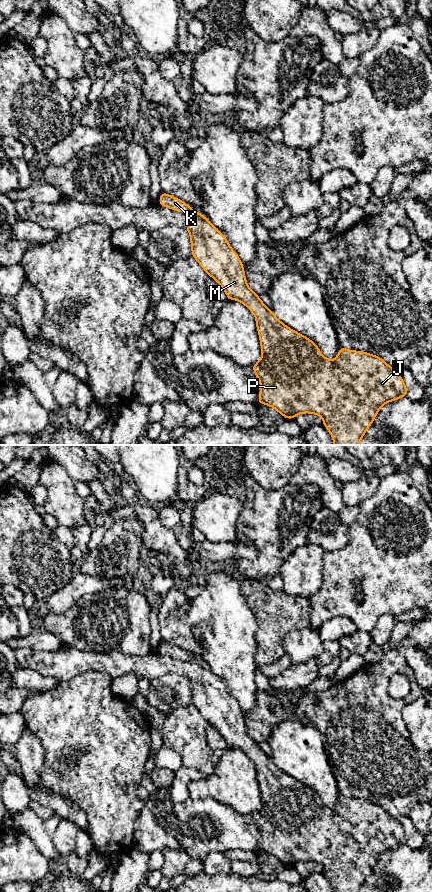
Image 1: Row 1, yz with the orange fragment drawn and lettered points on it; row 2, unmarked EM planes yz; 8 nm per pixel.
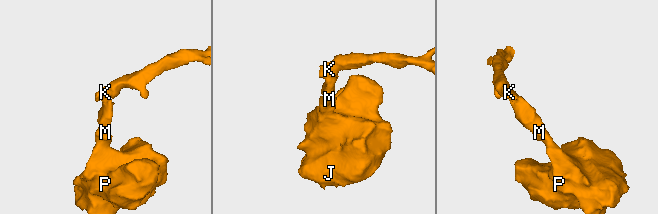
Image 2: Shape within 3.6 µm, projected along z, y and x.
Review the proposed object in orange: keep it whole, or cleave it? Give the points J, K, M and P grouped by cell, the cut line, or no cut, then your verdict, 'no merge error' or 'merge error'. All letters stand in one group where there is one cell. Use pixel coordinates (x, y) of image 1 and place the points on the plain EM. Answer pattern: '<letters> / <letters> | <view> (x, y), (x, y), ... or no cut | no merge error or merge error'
J M P / K | yz (192, 658), (190, 660) | merge error

